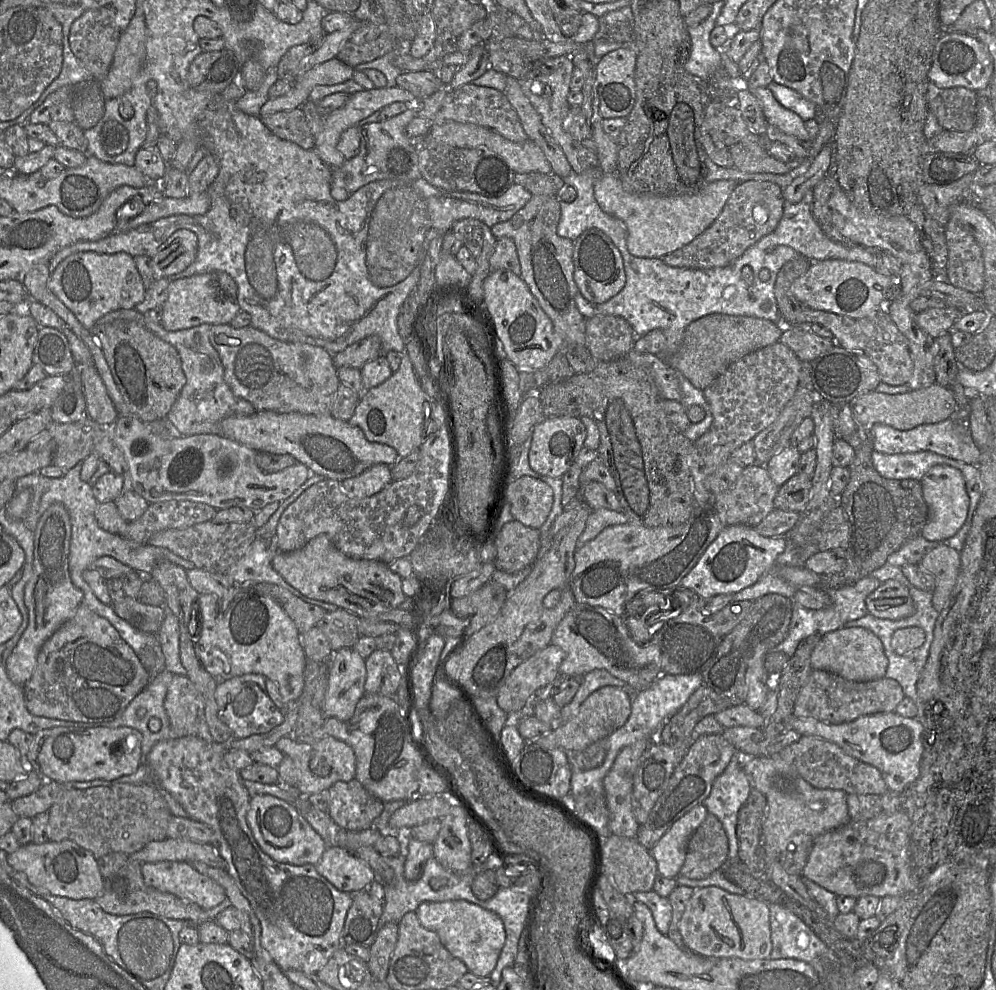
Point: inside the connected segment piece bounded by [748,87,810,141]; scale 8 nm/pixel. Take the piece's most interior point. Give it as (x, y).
(787, 121)

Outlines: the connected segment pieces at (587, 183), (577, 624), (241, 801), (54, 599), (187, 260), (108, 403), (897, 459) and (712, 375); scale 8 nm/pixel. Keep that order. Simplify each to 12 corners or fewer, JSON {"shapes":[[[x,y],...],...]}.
{"shapes":[[[597,167],[563,178],[575,188],[560,201],[557,234],[574,241],[596,228],[626,252],[627,227],[595,199]],[[576,602],[551,643],[560,675],[604,669],[644,690],[662,674],[660,647],[624,617]],[[156,743],[151,780],[211,844],[282,971],[316,974],[352,894],[263,852],[224,744]],[[51,504],[34,531],[28,625],[6,660],[24,687],[43,641],[83,592],[69,573],[70,515]],[[175,231],[151,258],[155,280],[185,270],[197,235]],[[94,363],[81,372],[88,417],[113,425],[119,415]],[[929,451],[885,454],[872,462],[888,479],[921,481],[950,458]],[[709,314],[664,359],[704,390],[729,364],[780,341],[781,322]]]}

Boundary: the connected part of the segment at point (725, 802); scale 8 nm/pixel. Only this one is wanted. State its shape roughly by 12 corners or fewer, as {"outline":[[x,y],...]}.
{"outline":[[736,752],[702,804],[738,860],[738,814],[752,789]]}

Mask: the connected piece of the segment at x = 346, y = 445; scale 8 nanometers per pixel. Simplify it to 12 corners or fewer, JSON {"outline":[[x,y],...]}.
{"outline":[[256,411],[220,422],[254,451],[339,482],[399,459],[331,414]]}

